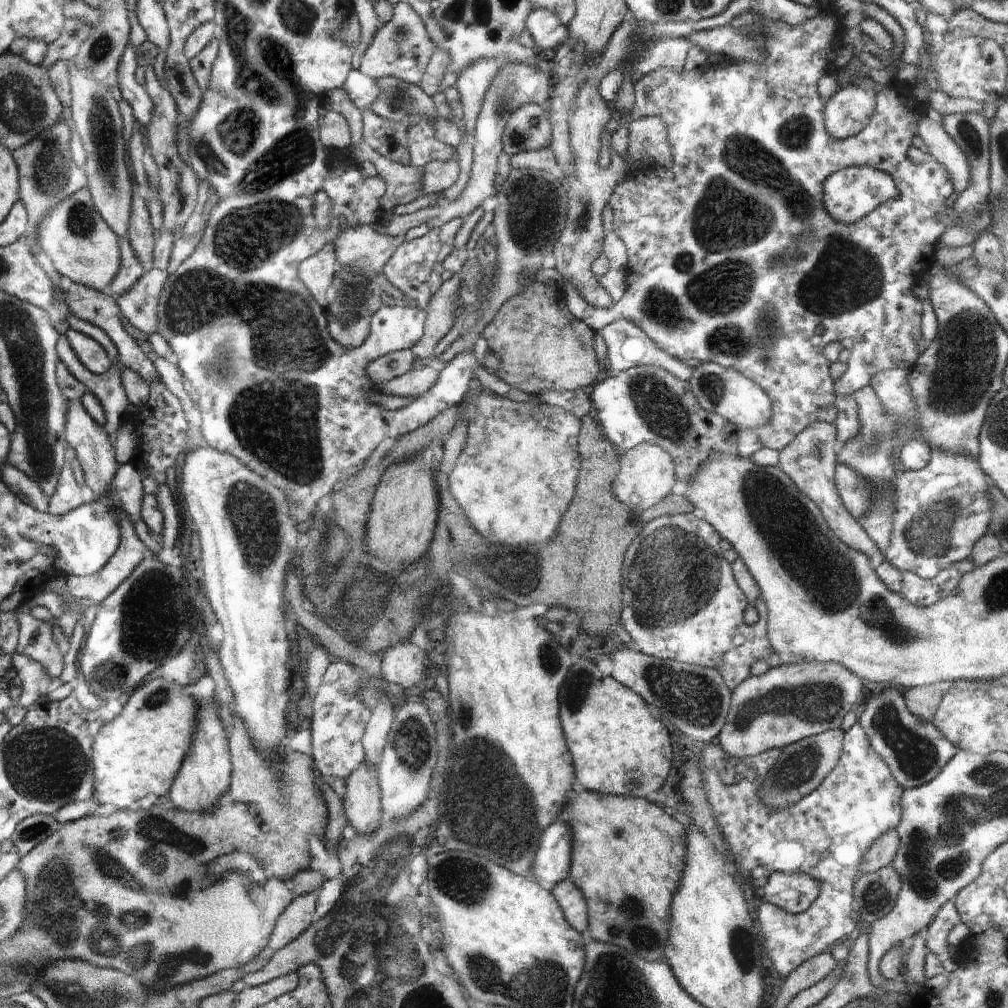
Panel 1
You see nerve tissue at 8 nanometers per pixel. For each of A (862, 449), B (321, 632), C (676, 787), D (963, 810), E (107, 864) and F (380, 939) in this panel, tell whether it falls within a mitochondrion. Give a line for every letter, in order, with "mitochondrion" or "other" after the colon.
A: mitochondrion
B: other
C: other
D: mitochondrion
E: mitochondrion
F: mitochondrion

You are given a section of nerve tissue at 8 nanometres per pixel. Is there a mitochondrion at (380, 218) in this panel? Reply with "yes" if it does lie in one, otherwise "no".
no

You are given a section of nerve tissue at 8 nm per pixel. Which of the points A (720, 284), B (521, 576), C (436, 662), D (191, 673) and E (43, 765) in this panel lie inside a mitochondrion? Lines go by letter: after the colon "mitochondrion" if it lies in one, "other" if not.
A: mitochondrion
B: mitochondrion
C: other
D: other
E: mitochondrion

